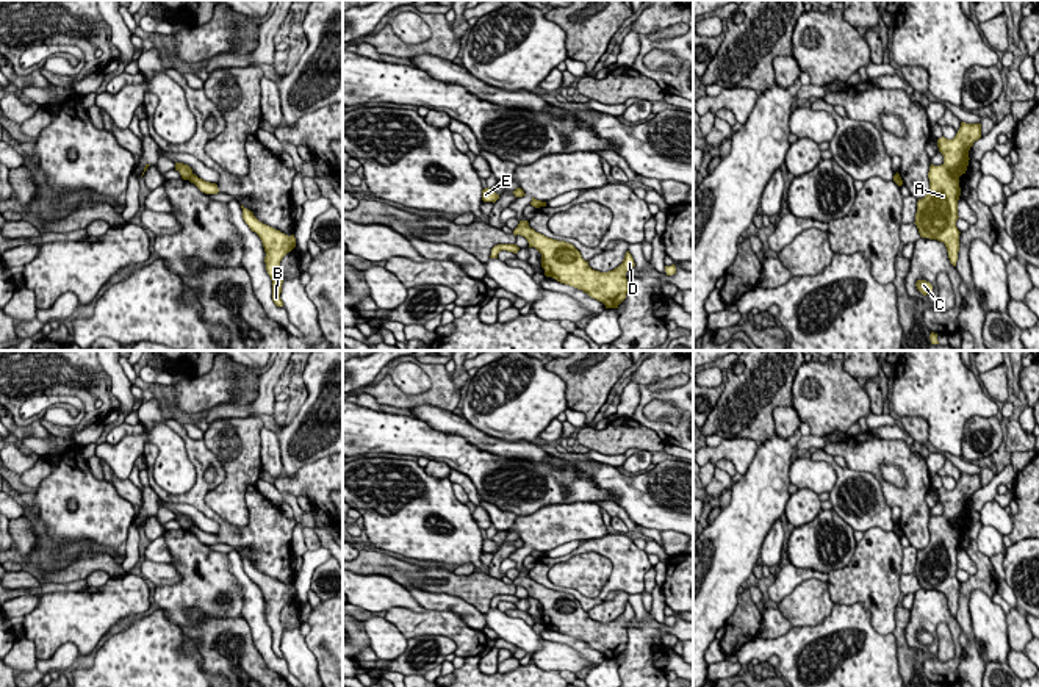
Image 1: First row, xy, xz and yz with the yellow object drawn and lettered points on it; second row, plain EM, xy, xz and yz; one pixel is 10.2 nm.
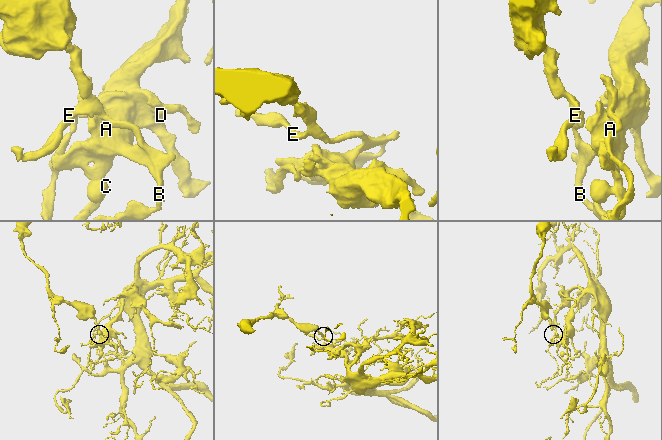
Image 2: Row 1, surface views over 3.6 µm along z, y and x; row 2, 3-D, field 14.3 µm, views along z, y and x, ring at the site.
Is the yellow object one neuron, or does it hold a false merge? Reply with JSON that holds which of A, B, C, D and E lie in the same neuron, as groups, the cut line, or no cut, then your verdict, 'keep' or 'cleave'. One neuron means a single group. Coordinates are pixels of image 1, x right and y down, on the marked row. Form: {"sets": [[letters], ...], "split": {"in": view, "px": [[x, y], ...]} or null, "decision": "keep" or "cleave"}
{"sets": [["A", "B", "C", "D"], ["E"]], "split": {"in": "xy", "px": [[193, 174], [186, 179]]}, "decision": "cleave"}

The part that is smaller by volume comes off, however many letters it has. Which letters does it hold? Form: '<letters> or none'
E

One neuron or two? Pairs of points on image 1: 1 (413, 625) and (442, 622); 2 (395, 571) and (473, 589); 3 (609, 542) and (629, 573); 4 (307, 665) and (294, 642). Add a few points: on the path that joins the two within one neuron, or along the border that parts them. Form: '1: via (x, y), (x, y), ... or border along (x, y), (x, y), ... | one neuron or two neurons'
1: via (420, 623), (435, 622) | one neuron
2: via (413, 576), (454, 584) | one neuron
3: via (617, 550), (628, 561), (628, 565) | one neuron
4: via (301, 659), (294, 648) | one neuron

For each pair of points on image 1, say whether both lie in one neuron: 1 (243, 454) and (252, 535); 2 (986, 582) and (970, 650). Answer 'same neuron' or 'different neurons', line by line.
1: different neurons
2: same neuron

